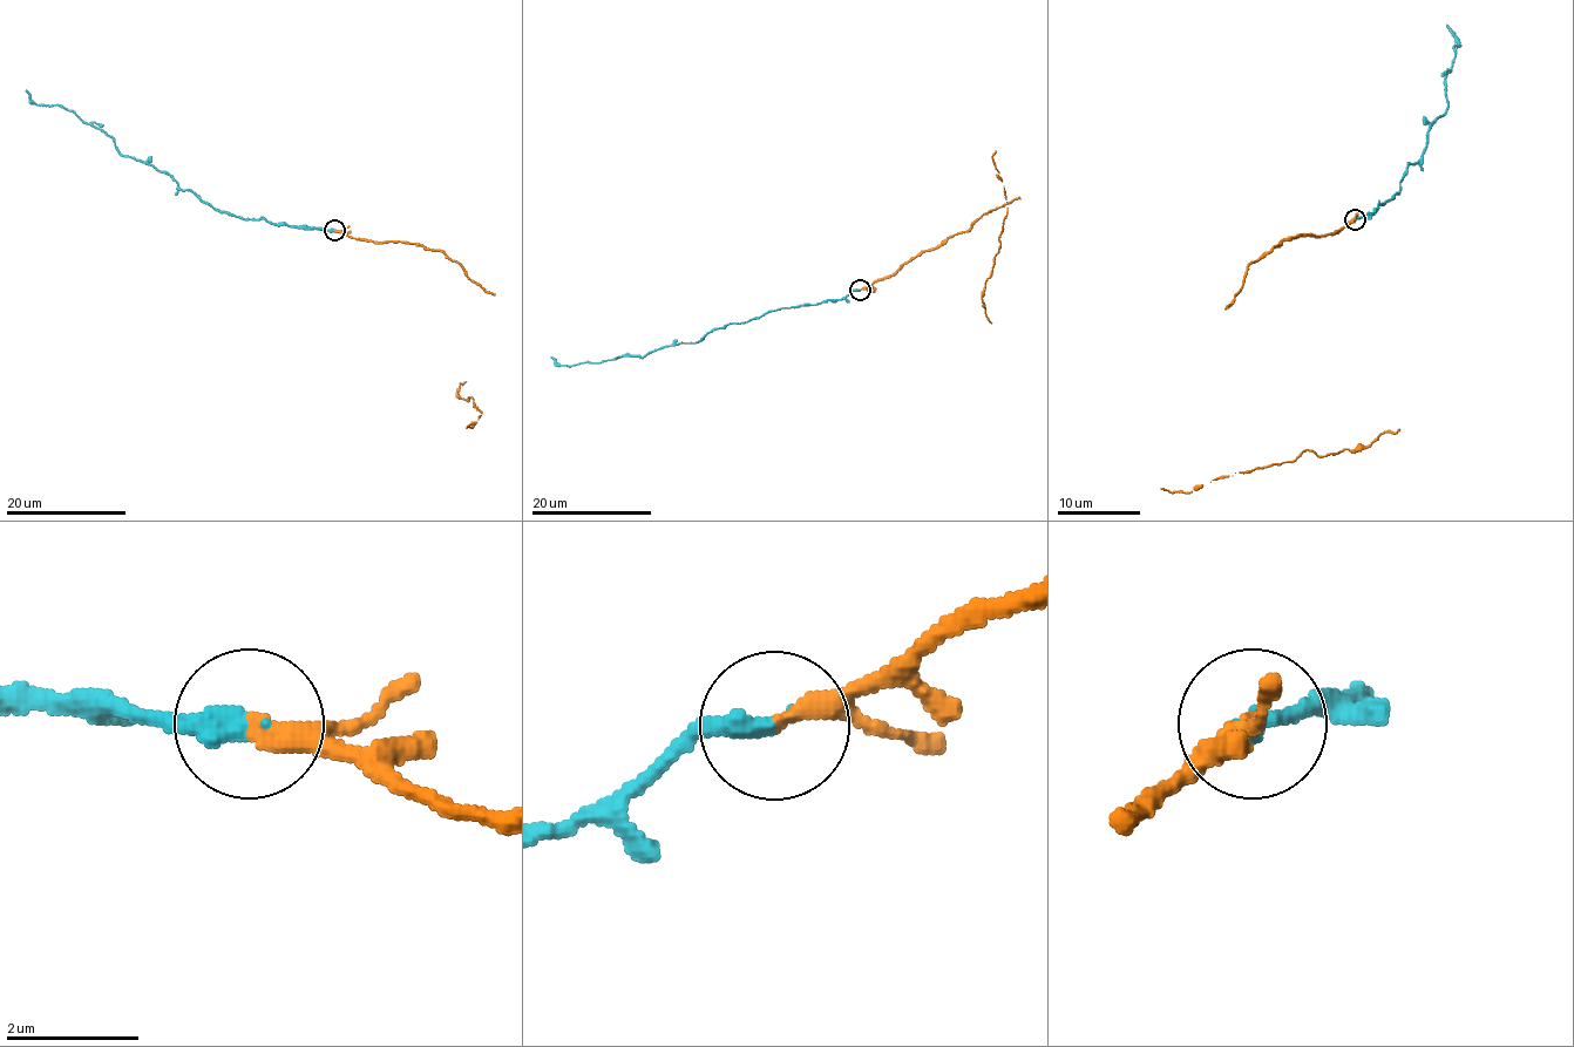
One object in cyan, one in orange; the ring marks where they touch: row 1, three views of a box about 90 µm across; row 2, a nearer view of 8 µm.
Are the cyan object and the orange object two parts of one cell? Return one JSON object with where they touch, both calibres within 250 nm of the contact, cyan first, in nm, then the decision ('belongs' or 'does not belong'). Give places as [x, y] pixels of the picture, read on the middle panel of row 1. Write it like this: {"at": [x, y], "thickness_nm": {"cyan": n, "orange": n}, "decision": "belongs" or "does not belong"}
{"at": [860, 290], "thickness_nm": {"cyan": 360, "orange": 240}, "decision": "belongs"}

